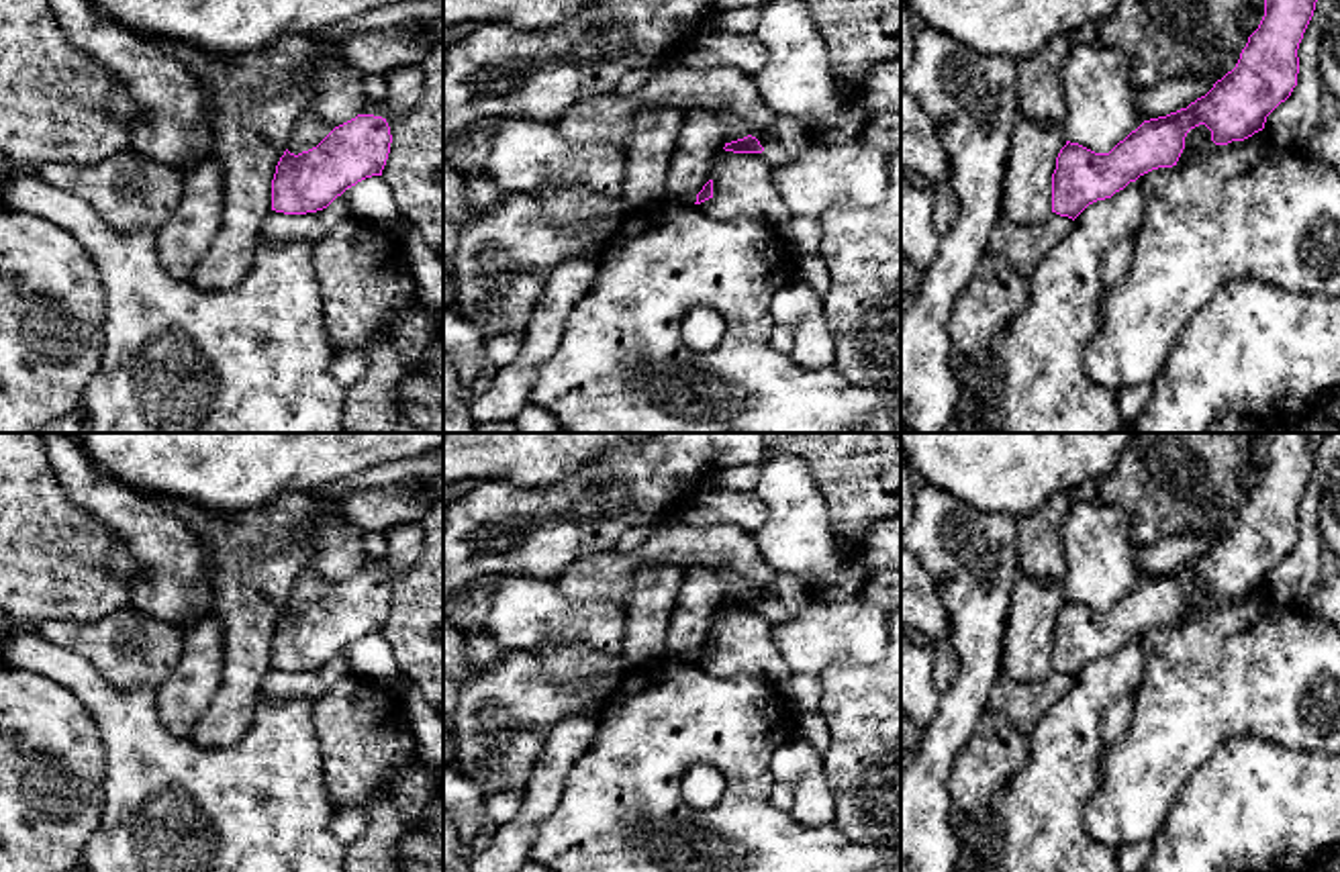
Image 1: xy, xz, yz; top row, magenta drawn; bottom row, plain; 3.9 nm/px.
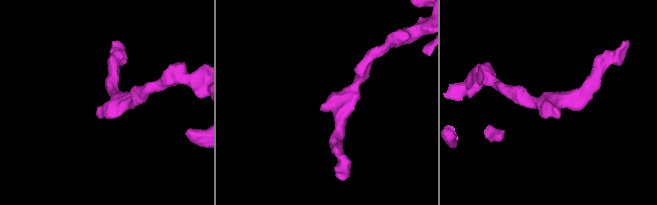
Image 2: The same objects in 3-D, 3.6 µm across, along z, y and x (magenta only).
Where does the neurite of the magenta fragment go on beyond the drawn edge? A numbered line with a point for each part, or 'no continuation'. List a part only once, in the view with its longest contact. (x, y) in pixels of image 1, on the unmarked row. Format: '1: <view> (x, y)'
no continuation

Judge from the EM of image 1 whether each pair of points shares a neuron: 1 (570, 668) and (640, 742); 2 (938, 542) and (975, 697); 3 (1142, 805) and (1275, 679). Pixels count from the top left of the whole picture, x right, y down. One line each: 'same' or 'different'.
1: different
2: same
3: same

